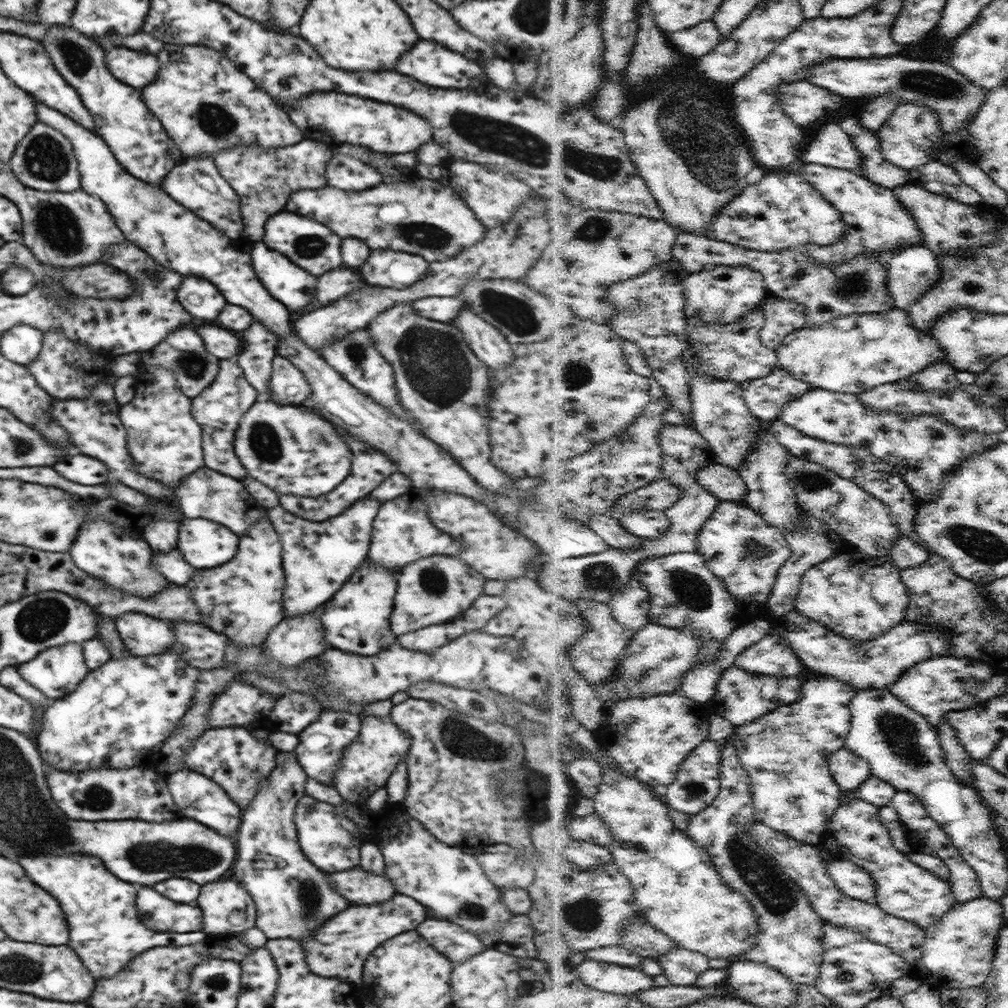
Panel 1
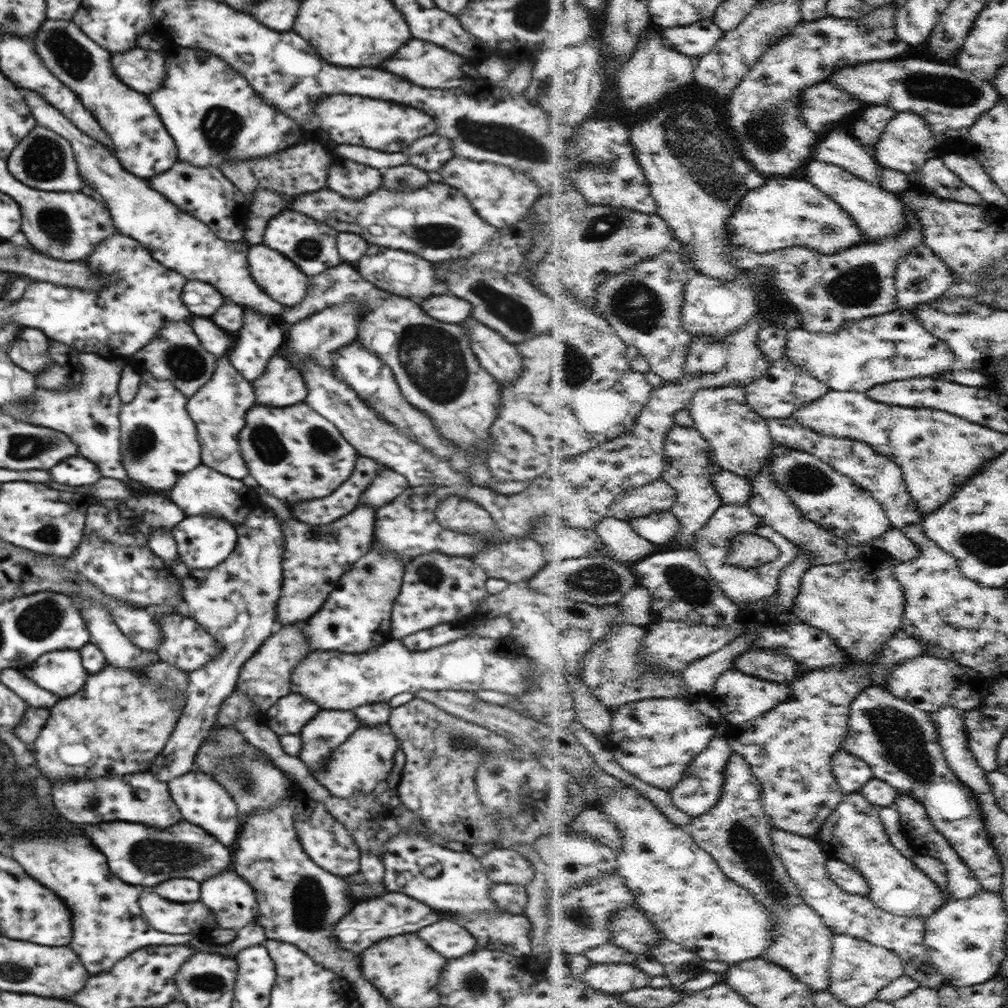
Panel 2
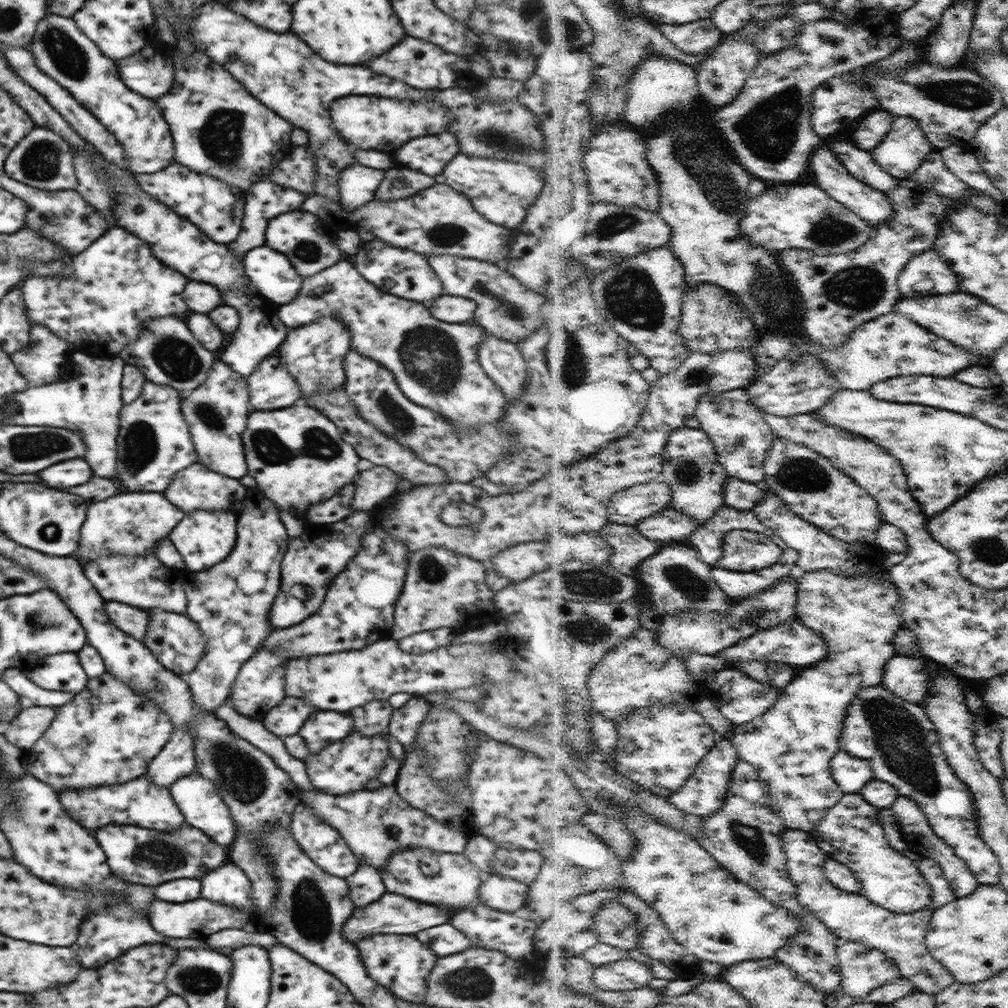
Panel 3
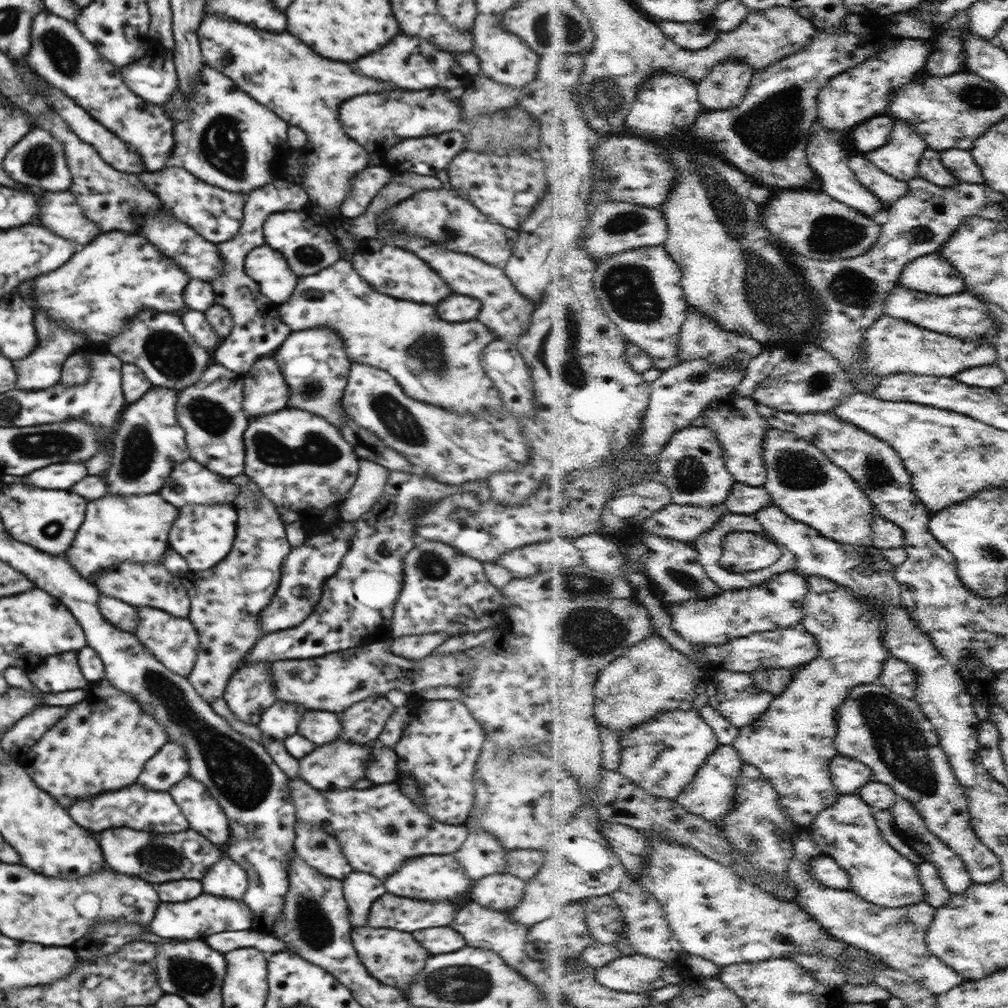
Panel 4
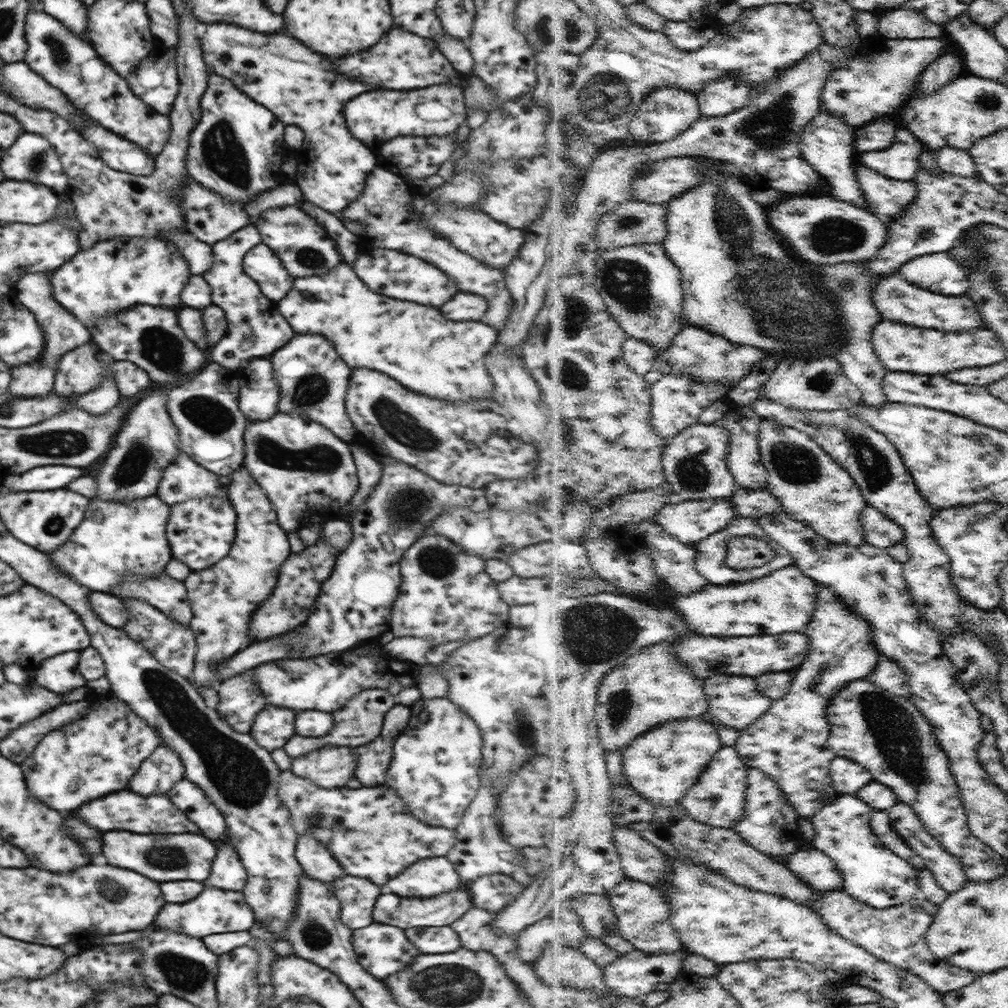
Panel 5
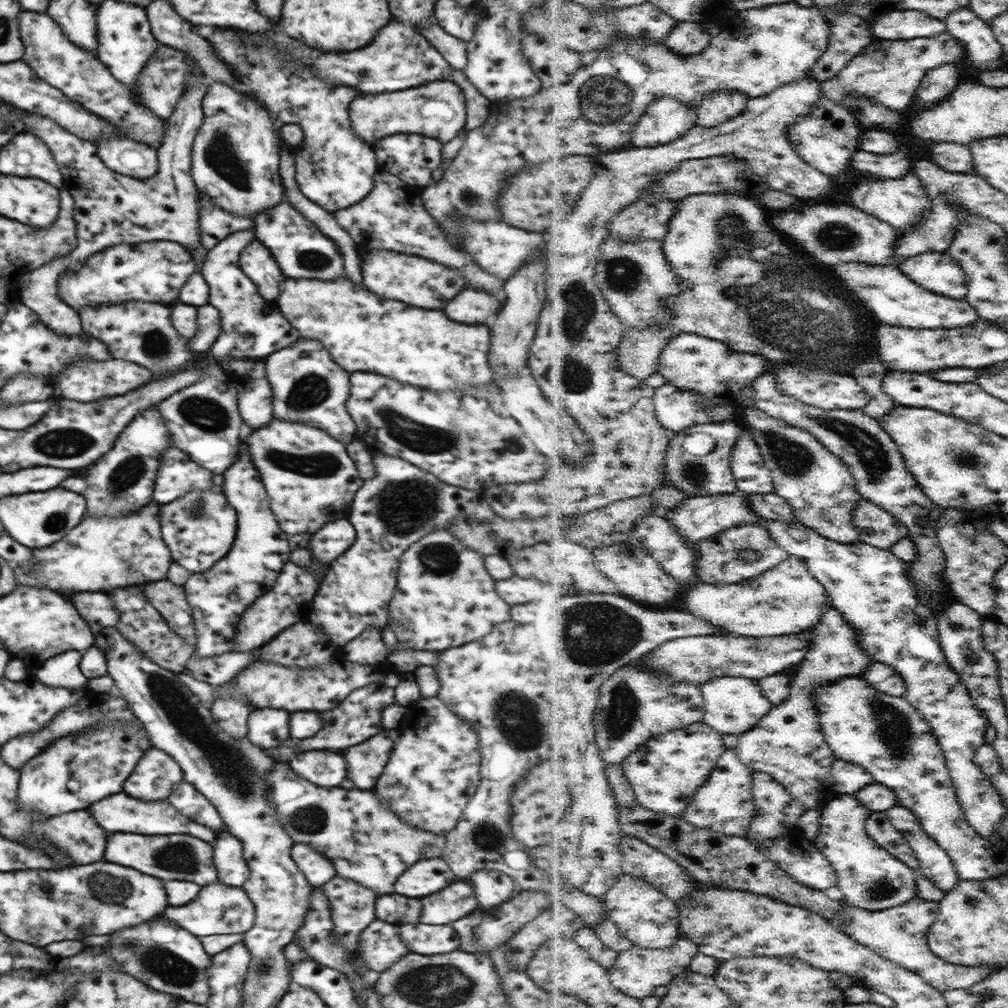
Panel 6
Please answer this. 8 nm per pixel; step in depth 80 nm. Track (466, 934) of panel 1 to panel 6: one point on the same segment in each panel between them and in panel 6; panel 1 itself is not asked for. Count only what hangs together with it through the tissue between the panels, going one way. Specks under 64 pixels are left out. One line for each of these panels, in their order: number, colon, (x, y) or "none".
2: (449, 939)
3: (444, 940)
4: (445, 939)
5: (435, 940)
6: (423, 939)

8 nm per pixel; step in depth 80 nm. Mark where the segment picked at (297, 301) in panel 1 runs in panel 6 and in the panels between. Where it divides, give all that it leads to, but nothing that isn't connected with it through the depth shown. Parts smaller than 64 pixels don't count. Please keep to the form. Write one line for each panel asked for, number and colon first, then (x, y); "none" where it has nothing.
2: (278, 277)
3: (272, 272)
4: (267, 267)
5: (261, 264)
6: (259, 266)

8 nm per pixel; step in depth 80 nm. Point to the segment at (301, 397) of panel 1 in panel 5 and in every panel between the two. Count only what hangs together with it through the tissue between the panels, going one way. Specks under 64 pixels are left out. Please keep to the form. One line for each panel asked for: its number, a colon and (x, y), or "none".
2: (281, 384)
3: (270, 387)
4: (265, 390)
5: (259, 394)

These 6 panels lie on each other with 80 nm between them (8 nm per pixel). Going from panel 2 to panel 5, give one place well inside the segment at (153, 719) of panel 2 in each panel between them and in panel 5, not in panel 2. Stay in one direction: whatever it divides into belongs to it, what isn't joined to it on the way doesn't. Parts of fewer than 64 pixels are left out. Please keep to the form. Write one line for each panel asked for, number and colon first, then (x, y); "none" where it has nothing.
3: (83, 748)
4: (89, 751)
5: (99, 753)

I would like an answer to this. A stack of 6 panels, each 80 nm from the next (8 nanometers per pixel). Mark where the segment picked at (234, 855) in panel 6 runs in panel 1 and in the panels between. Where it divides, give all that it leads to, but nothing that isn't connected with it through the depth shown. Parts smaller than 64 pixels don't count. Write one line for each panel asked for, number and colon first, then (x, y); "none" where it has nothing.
1: (228, 908)
2: (227, 894)
3: (228, 884)
4: (228, 879)
5: (227, 871)

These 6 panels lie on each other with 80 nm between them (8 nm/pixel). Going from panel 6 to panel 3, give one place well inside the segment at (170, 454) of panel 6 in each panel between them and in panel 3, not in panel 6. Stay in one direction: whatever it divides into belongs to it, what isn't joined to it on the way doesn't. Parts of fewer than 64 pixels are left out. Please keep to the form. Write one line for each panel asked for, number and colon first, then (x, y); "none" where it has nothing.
3: (195, 488)
4: (190, 483)
5: (183, 479)

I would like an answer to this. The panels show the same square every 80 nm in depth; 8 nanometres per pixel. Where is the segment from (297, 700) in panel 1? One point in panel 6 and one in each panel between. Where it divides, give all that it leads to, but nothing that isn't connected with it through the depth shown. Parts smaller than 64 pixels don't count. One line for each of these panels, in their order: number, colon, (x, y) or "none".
2: (288, 716)
3: (285, 720)
4: (281, 720)
5: (272, 727)
6: (267, 728)

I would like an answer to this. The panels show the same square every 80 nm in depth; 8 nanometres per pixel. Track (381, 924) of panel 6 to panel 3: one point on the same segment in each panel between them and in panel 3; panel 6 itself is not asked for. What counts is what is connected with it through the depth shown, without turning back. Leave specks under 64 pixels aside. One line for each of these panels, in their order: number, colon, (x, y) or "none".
3: (399, 962)
4: (395, 958)
5: (382, 950)

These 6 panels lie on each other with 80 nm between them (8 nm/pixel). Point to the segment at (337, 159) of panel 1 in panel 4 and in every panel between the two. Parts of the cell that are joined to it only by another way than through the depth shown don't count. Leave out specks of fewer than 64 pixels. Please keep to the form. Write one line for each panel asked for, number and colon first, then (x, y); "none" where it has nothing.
2: (351, 180)
3: (358, 185)
4: (365, 188)

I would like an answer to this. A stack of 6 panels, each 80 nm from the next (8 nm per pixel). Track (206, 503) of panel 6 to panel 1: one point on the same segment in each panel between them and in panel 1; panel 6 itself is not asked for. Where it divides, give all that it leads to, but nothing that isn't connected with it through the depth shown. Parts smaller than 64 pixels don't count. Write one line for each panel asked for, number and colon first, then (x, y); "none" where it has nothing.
1: (204, 544)
2: (203, 542)
3: (204, 538)
4: (202, 534)
5: (200, 532)

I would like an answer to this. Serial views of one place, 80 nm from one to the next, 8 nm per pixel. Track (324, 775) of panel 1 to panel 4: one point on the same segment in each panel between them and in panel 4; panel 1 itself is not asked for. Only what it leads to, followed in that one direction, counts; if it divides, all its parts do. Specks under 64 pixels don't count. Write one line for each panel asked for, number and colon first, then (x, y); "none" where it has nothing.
2: (324, 732)
3: (322, 728)
4: (321, 727)

